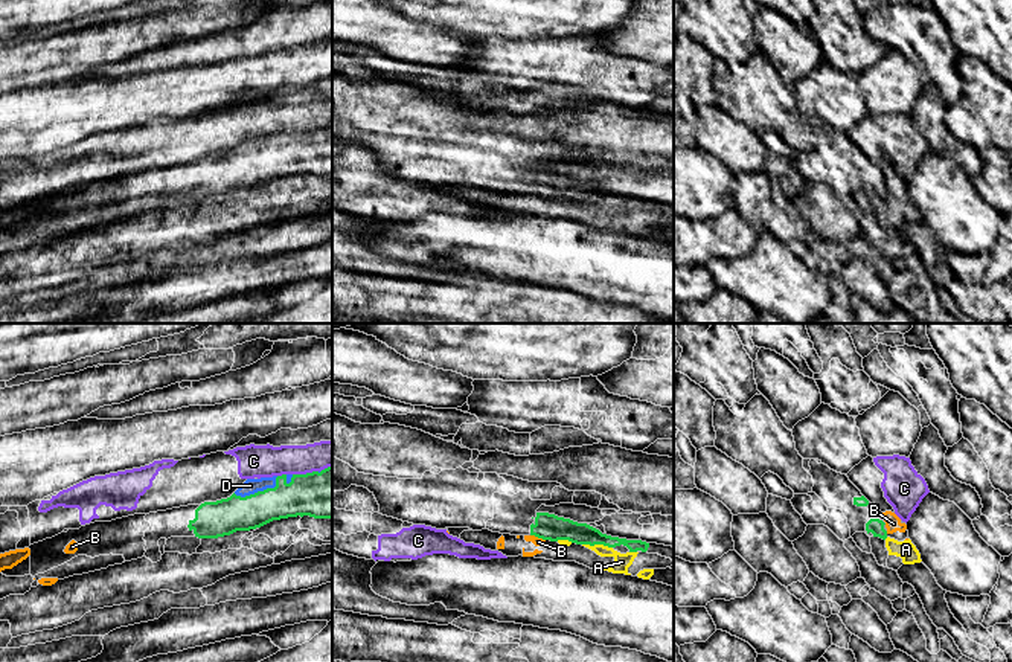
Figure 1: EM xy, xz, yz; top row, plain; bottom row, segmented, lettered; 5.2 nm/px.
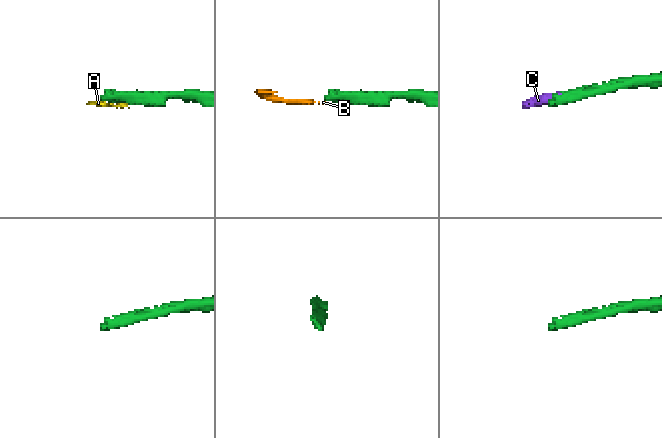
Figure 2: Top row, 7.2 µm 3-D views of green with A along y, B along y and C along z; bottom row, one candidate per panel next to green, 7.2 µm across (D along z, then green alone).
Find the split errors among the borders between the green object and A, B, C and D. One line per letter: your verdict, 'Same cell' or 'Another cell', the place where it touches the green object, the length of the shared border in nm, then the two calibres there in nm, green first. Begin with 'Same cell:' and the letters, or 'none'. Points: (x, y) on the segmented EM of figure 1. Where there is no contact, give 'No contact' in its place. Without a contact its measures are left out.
Same cell: D
A: Another cell. Touches green at xz (598, 543). Shared border 160 nm. Thickness 140 nm (green) against 90 nm
B: Another cell. Touches green at xz (538, 537). Shared border 90 nm. Thickness 140 nm (green) against 50 nm
C: Another cell. Touches green at xy (307, 473). Shared border 140 nm. Thickness 260 nm (green) against 180 nm
D: Same cell. Touches green at xy (258, 491). Shared border 260 nm. Thickness 220 nm (green) against 80 nm

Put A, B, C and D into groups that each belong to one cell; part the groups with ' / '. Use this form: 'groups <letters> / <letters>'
groups A B / C / D

